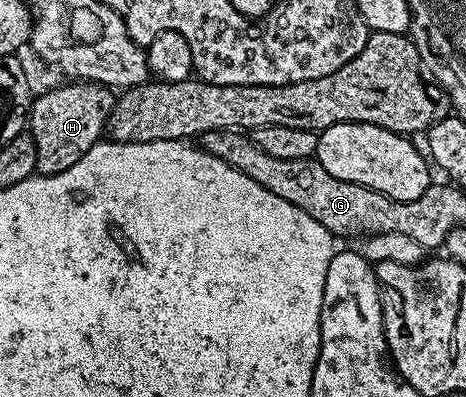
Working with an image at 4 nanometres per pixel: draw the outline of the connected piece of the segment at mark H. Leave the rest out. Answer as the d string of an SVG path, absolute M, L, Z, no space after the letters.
M63 82L60 88L51 88L34 97L31 101L29 117L29 131L33 142L37 146L36 173L41 176L61 174L61 170L69 170L77 158L81 158L94 145L104 139L107 119L115 105L116 93L106 84L92 84L90 82Z

